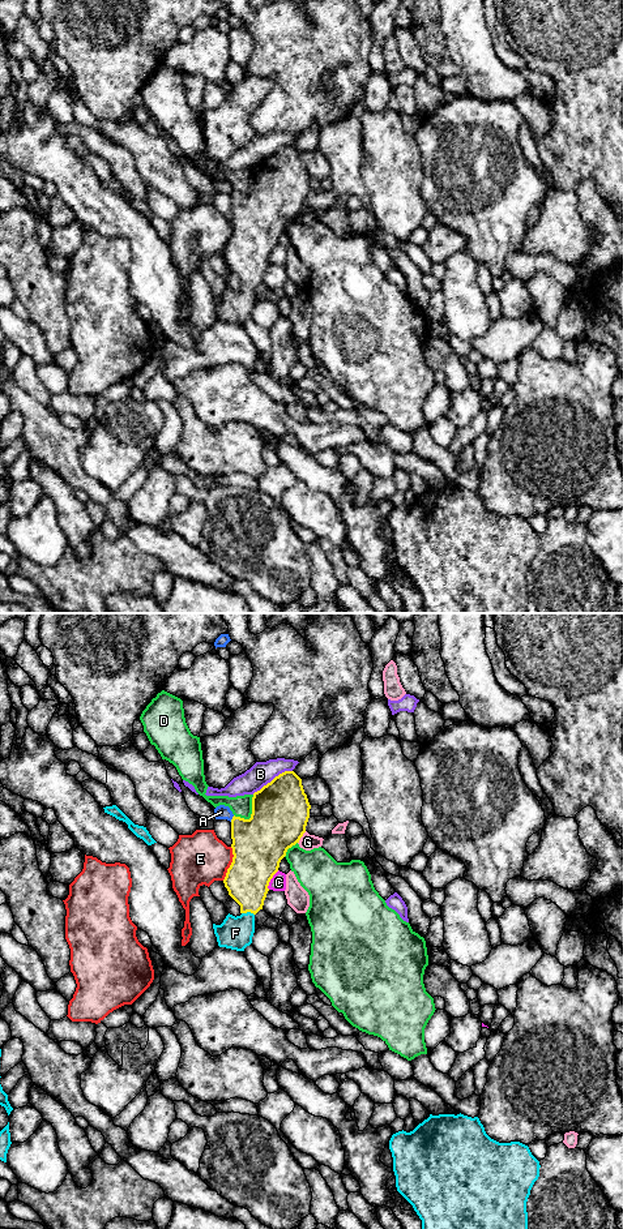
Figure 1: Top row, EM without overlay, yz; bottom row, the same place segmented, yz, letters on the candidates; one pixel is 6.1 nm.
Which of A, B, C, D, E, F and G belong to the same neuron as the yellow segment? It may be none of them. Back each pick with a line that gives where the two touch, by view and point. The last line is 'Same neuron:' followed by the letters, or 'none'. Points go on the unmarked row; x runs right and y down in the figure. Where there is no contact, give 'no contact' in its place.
F: contact yz (248, 285)
Same neuron: F

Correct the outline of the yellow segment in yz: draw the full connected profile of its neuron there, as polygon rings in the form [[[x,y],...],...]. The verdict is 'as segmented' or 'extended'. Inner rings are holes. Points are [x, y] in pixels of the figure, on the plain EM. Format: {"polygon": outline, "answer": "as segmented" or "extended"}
{"polygon": [[[285,145],[253,167],[249,193],[232,190],[231,222],[234,231],[223,257],[229,269],[240,279],[242,288],[235,291],[229,287],[221,299],[213,297],[219,321],[244,325],[252,317],[255,288],[263,283],[269,256],[278,245],[281,234],[306,206],[310,183],[302,153],[294,145]]], "answer": "extended"}

